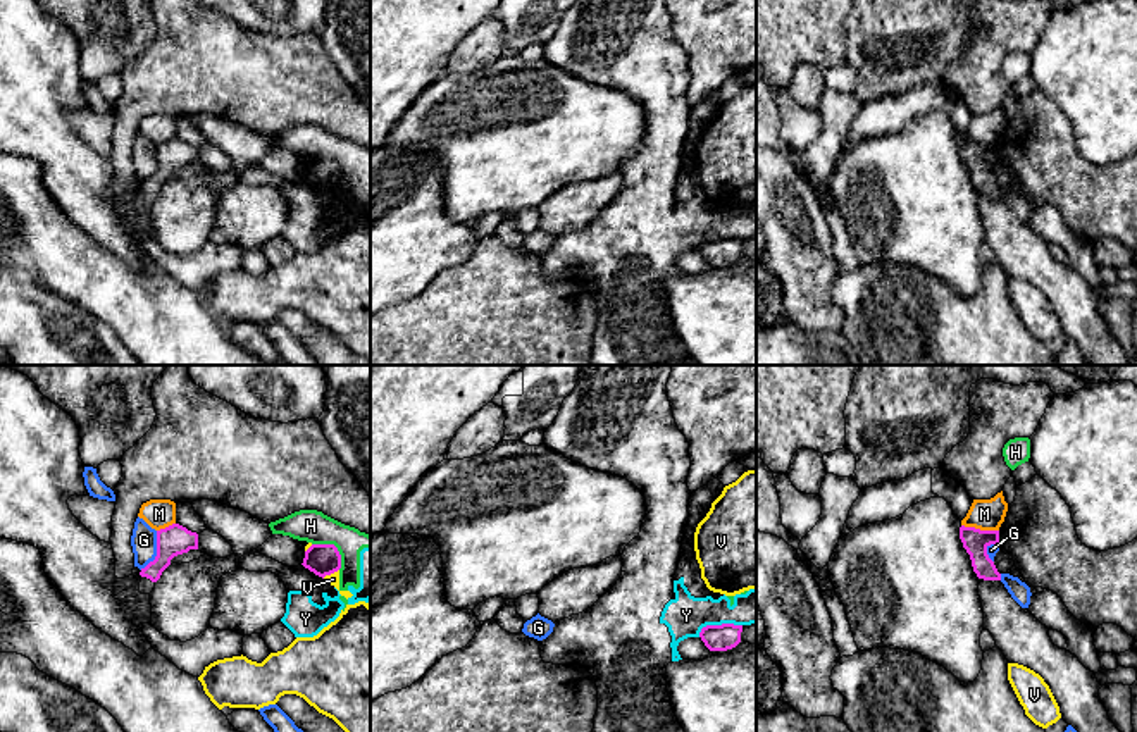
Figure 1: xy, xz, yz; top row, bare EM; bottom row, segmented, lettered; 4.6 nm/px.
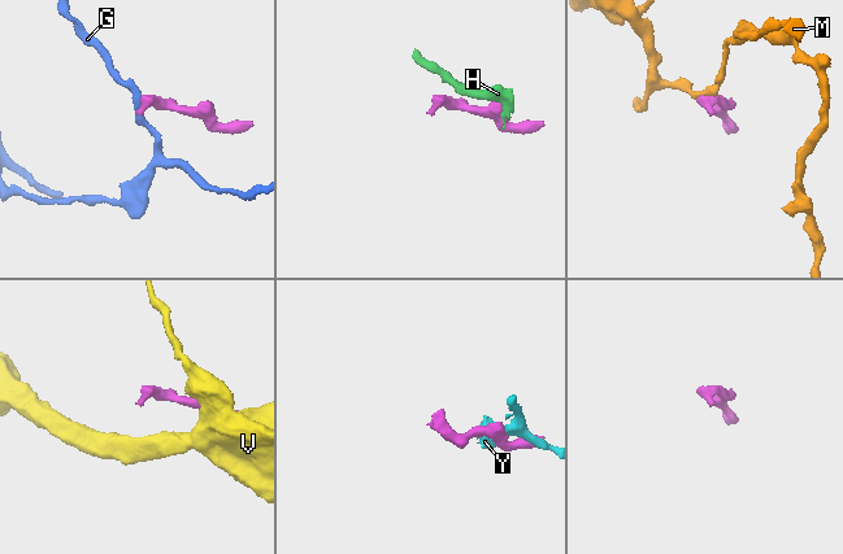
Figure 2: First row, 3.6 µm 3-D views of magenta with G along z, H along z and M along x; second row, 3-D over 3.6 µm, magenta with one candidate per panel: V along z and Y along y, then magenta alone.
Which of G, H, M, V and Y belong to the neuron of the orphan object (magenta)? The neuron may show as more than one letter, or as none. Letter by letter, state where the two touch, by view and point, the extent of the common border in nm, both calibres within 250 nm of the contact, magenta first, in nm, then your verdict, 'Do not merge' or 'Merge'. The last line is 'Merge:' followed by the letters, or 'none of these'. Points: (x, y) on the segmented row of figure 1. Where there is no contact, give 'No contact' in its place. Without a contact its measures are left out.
G: Touches magenta at xy (157, 552). Shared border 200 nm. Thickness 140 nm (magenta) against 120 nm. Do not merge
H: Touches magenta at xy (335, 546). Shared border 180 nm. Thickness 150 nm (magenta) against 150 nm. Do not merge
M: Touches magenta at yz (979, 529). Shared border 180 nm. Thickness 120 nm (magenta) against 140 nm. Do not merge
V: Touches magenta at xy (329, 574). Shared border 90 nm. Thickness 150 nm (magenta) against 60 nm. Do not merge
Y: Touches magenta at xz (717, 626). Shared border 220 nm. Thickness 130 nm (magenta) against 190 nm. Do not merge
Merge: none of these

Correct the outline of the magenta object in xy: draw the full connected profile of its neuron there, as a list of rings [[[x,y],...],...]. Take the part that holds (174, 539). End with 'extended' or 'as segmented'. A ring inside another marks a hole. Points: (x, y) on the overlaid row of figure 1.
[[[172,524],[157,530],[157,556],[145,568],[141,568],[140,592],[150,594],[162,572],[171,565],[171,560],[177,555],[198,549],[198,534],[188,530],[179,524]]]; extended

